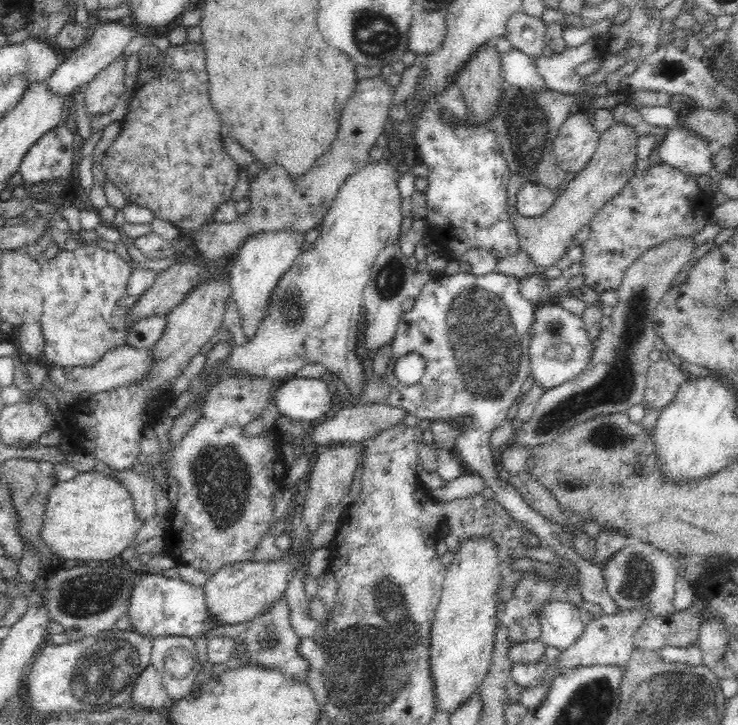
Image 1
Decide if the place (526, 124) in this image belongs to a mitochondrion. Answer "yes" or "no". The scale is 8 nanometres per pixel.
yes

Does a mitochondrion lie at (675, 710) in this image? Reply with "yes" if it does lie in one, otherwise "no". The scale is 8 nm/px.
yes

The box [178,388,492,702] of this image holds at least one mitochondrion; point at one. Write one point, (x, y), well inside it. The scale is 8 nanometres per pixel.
(221, 480)

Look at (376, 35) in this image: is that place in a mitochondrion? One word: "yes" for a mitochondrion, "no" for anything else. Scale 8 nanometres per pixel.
yes

